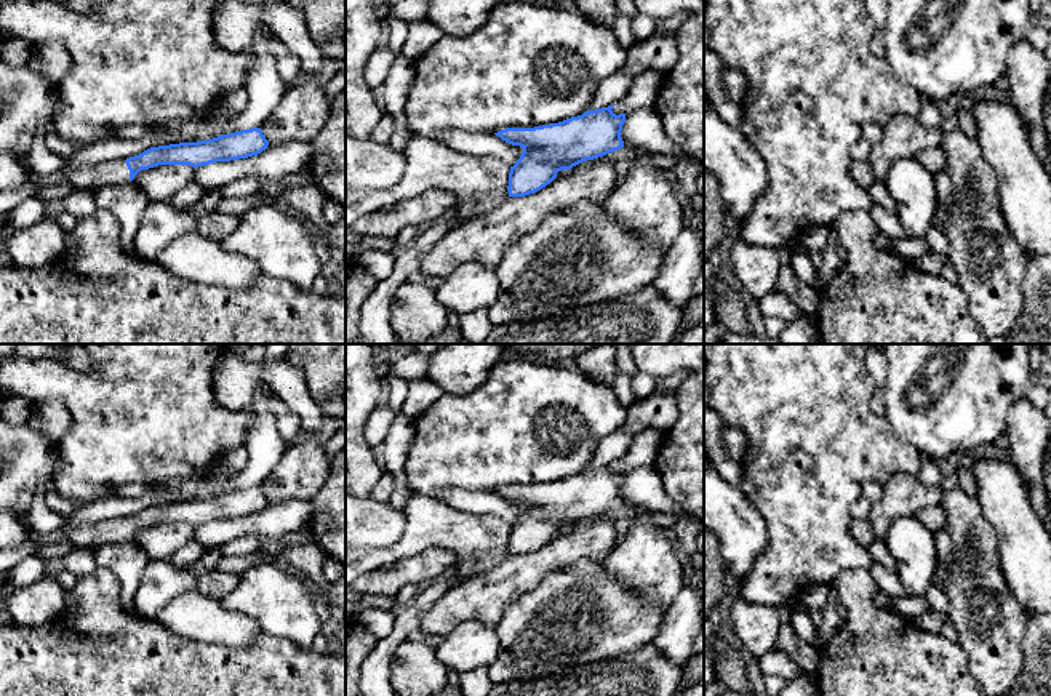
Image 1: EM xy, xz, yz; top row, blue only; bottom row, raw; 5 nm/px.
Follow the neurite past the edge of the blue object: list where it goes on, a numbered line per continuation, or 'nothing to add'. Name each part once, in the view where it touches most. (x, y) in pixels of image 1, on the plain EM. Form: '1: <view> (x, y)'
1: xy (114, 530)

